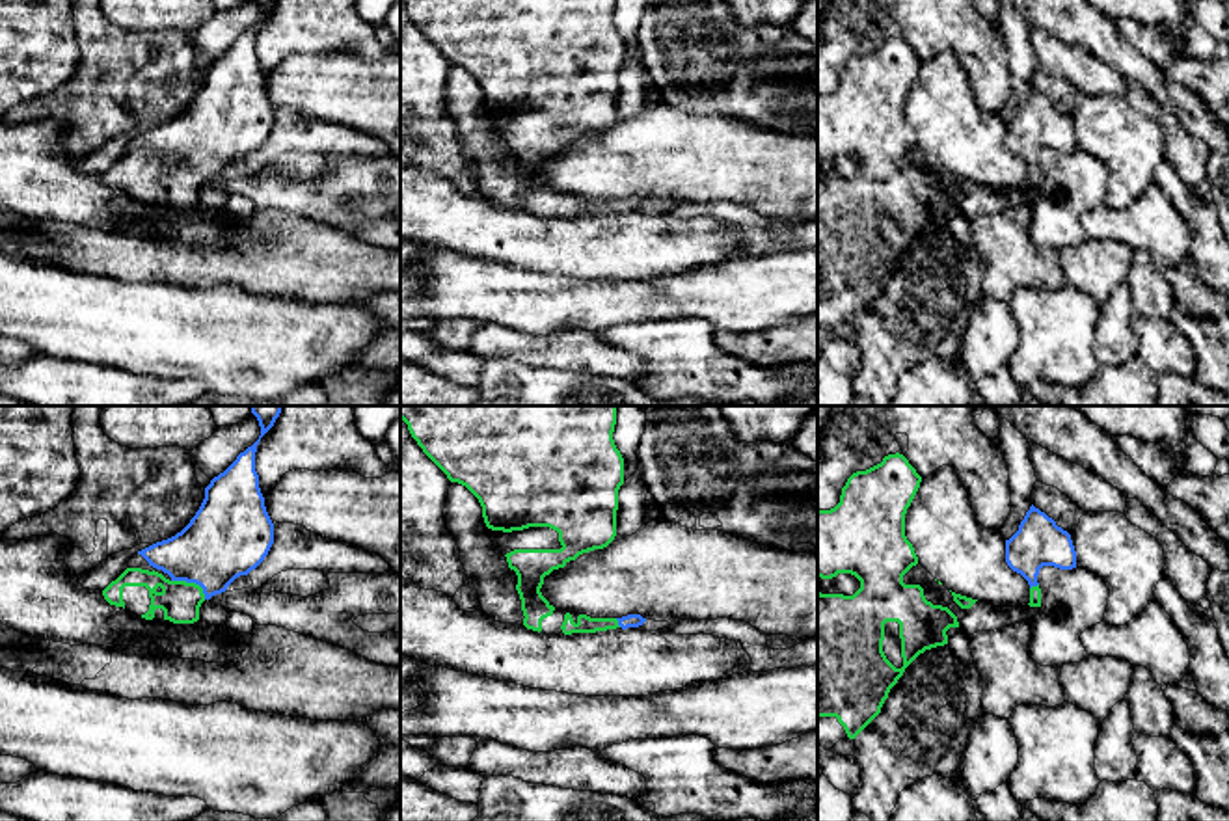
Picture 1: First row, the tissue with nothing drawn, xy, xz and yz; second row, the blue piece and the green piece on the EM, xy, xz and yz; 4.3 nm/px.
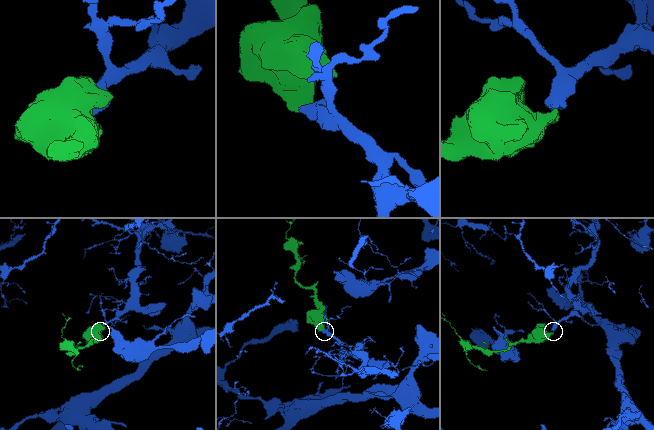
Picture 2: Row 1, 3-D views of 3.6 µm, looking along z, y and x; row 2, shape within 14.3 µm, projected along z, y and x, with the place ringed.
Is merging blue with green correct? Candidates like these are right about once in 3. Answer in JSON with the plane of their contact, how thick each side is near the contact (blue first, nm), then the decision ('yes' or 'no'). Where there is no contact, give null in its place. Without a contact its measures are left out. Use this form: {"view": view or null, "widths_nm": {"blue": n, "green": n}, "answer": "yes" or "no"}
{"view": "xy", "widths_nm": {"blue": 340, "green": 170}, "answer": "yes"}

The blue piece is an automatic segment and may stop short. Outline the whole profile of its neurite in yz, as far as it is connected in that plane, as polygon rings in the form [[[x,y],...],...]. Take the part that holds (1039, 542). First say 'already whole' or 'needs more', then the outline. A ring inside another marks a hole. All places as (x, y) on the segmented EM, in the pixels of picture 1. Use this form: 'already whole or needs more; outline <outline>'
needs more; outline [[[1032,505],[1019,531],[1006,540],[1006,562],[1028,581],[1028,605],[1041,607],[1039,570],[1043,566],[1073,570],[1076,568],[1076,551],[1071,534]]]

